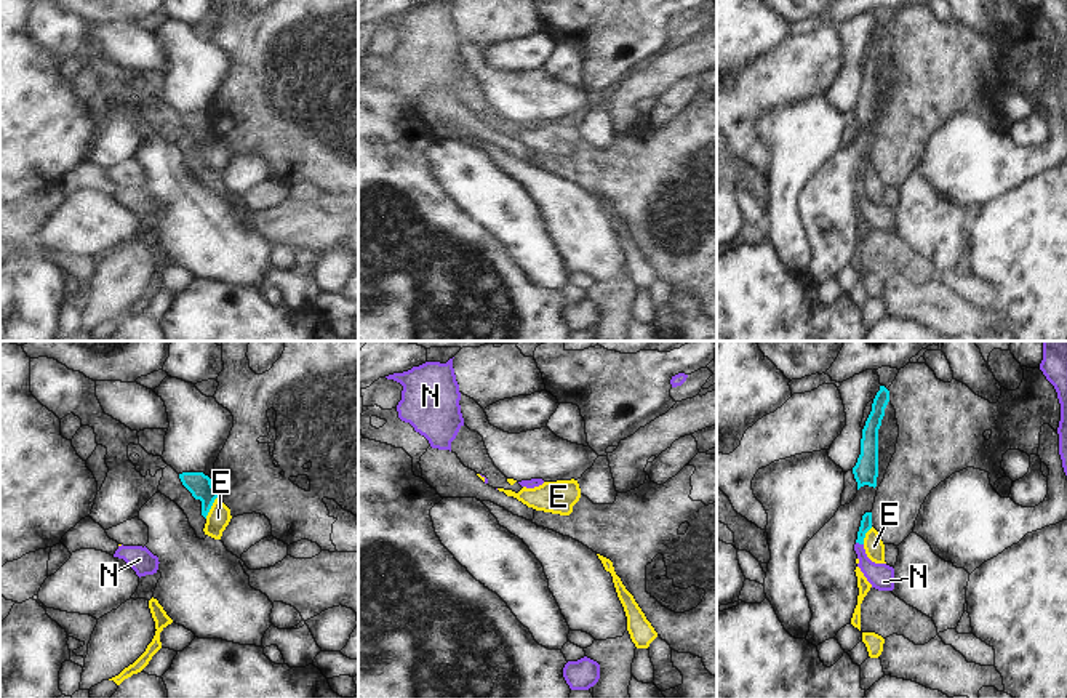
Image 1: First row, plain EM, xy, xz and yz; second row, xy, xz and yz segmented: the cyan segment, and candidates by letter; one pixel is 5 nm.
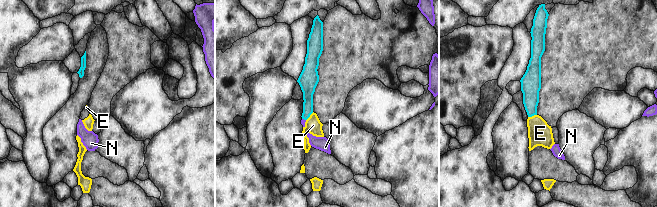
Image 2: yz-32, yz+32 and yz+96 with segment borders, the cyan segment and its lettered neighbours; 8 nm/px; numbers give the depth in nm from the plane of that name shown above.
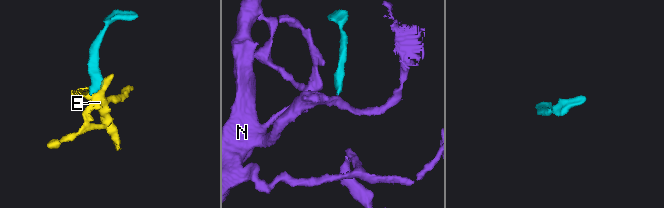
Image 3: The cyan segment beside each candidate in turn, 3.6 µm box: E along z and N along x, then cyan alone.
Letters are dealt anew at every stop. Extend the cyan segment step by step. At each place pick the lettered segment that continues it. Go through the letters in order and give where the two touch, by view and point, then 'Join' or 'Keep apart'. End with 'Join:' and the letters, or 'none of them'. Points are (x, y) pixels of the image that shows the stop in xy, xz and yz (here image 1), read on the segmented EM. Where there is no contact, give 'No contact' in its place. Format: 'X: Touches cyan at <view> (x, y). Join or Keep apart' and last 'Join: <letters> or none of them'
E: Touches cyan at xy (210, 508). Keep apart
N: Touches cyan at yz (859, 543). Join
Join: N

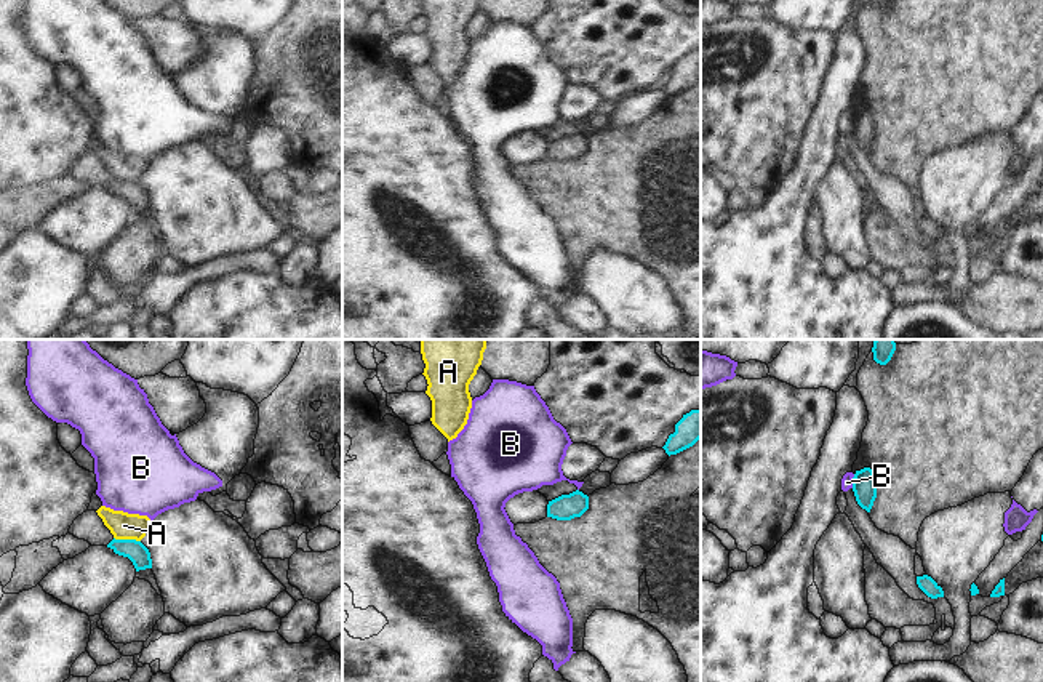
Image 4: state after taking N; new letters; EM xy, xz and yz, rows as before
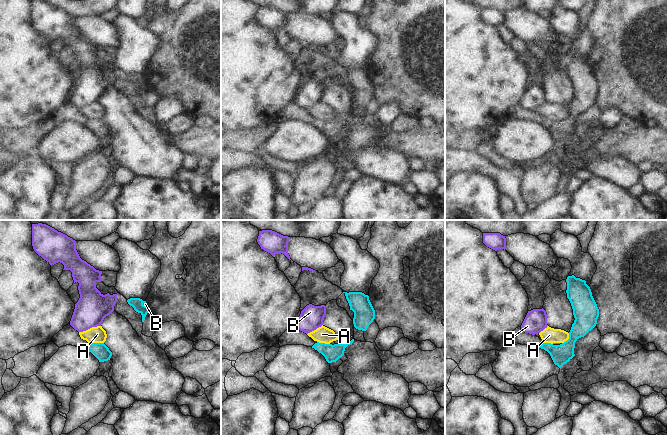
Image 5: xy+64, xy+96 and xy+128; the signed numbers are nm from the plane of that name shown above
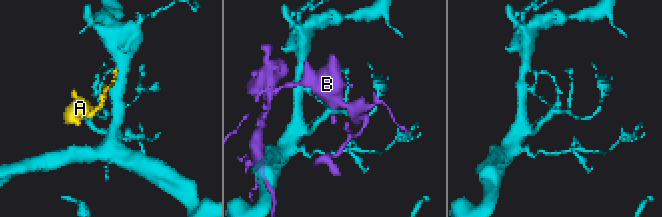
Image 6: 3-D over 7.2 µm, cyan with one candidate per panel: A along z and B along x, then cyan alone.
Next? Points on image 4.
A: Touches cyan at xy (127, 540). Keep apart
B: Touches cyan at yz (853, 481). Keep apart
Join: none of them

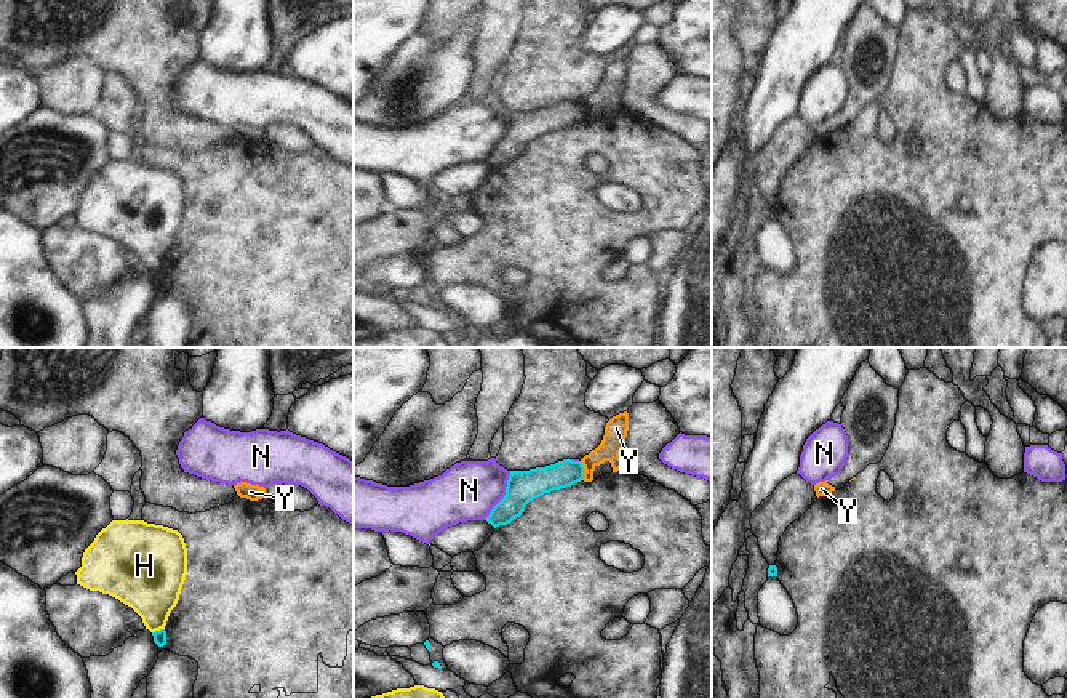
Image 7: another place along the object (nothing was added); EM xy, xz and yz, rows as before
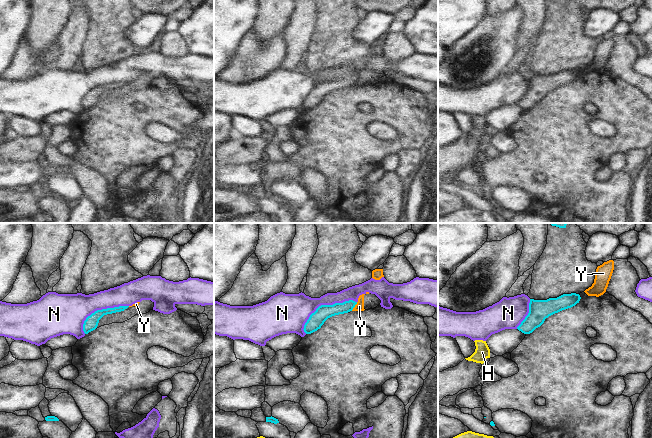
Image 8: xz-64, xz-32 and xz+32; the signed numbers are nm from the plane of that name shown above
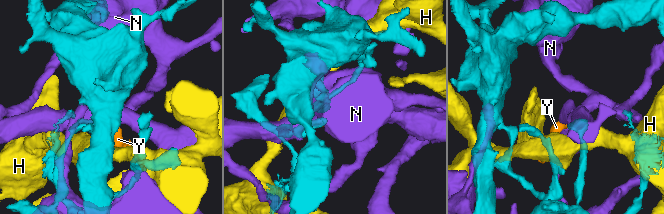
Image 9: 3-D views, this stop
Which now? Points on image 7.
H: Touches cyan at xy (157, 631). Keep apart
N: Touches cyan at xz (504, 495). Keep apart
Y: Touches cyan at xz (584, 471). Keep apart
Join: none of them

